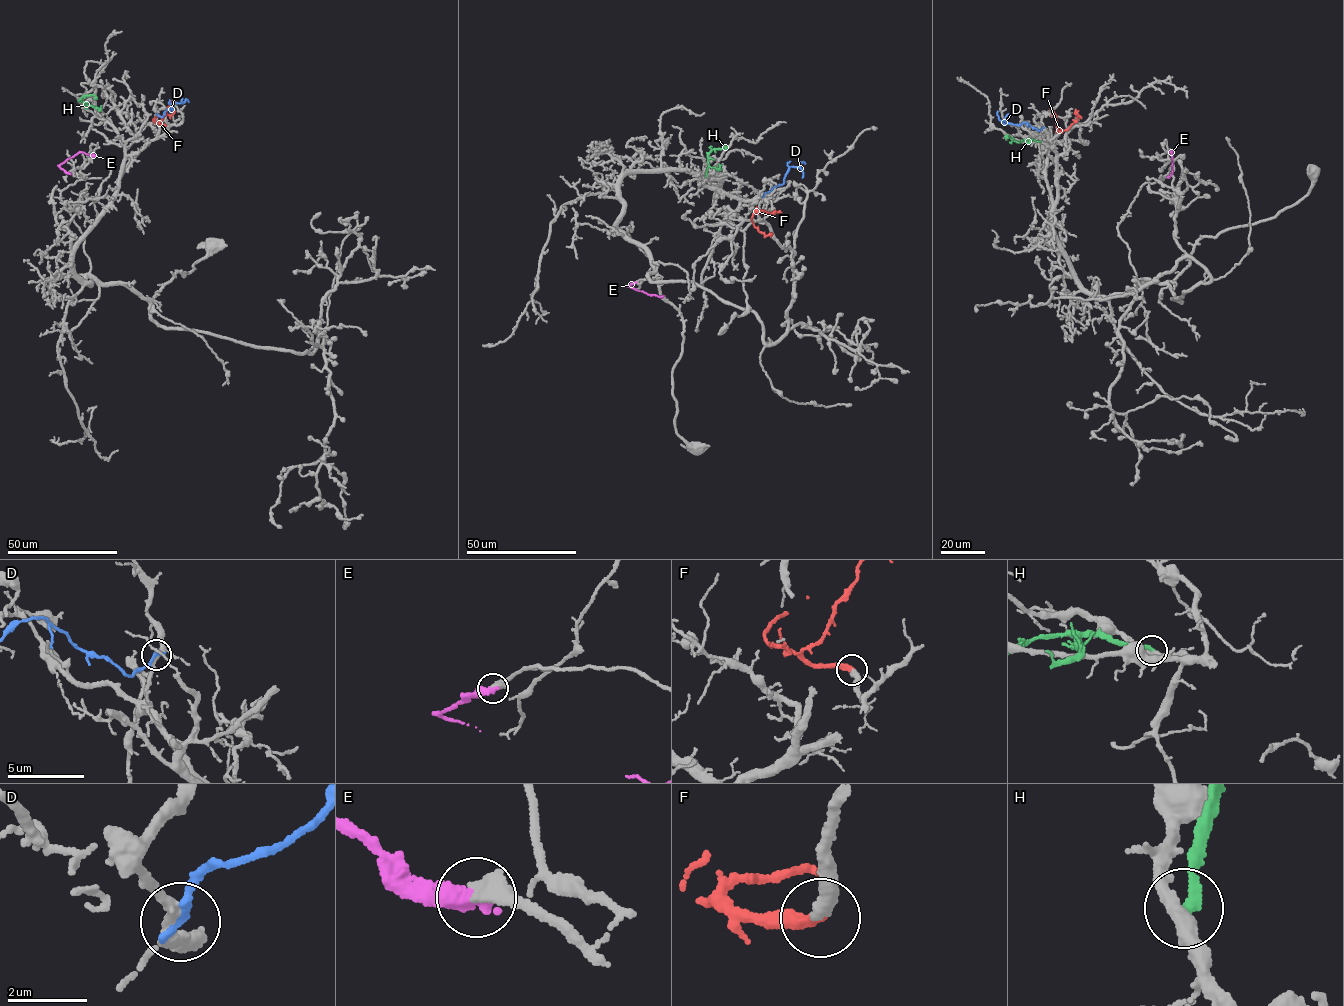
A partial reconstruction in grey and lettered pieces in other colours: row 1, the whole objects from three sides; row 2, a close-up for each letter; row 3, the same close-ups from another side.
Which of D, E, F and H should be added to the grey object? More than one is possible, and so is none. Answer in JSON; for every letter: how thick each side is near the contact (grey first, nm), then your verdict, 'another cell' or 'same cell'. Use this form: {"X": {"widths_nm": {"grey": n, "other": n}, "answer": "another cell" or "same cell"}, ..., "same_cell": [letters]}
{"D": {"widths_nm": {"grey": 240, "other": 240}, "answer": "another cell"}, "E": {"widths_nm": {"grey": 440, "other": 500}, "answer": "same cell"}, "F": {"widths_nm": {"grey": 360, "other": 340}, "answer": "same cell"}, "H": {"widths_nm": {"grey": 360, "other": 260}, "answer": "another cell"}, "same_cell": ["E", "F"]}

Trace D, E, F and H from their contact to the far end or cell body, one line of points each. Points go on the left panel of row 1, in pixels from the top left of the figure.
D: (157, 114), (162, 117), (165, 110), (173, 109), (173, 102), (182, 103), (183, 92)
E: (70, 173), (59, 166), (67, 159), (79, 152), (95, 156)
F: (165, 125), (155, 122), (153, 119), (170, 115), (173, 108)
H: (86, 108), (79, 101), (83, 96), (93, 94), (96, 97), (93, 99)

